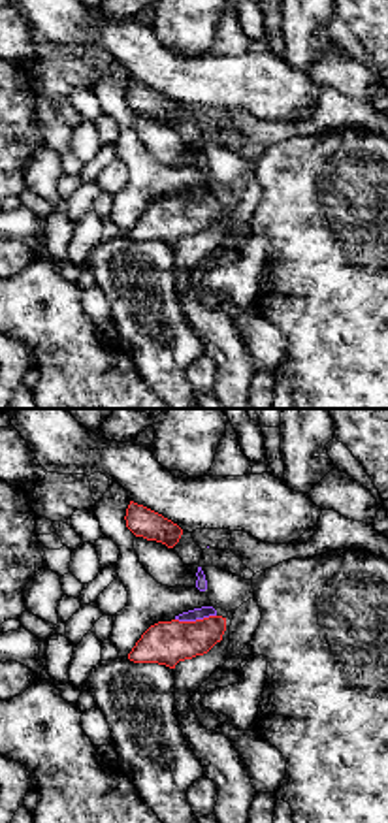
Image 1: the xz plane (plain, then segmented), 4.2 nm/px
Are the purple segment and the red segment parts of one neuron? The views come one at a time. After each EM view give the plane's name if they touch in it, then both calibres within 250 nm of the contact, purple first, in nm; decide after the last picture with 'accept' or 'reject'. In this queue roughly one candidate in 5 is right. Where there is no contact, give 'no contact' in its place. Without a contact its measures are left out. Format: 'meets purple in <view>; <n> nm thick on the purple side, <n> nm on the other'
meets purple in xz; 50 nm thick on the purple side, 190 nm on the other

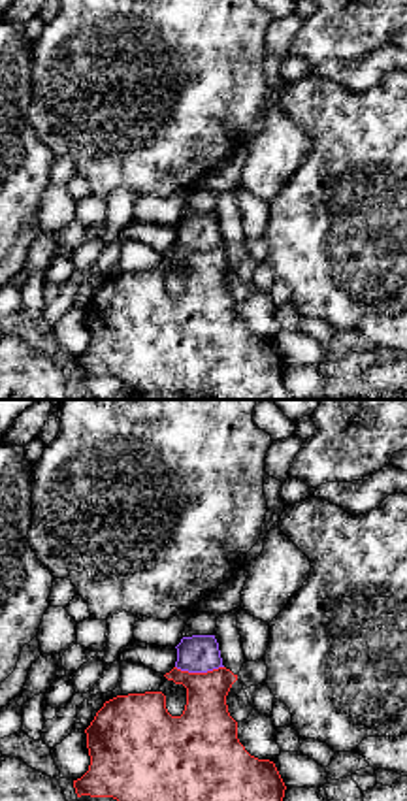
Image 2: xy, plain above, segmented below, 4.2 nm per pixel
meets purple in xy; 160 nm thick on the purple side, 240 nm on the other

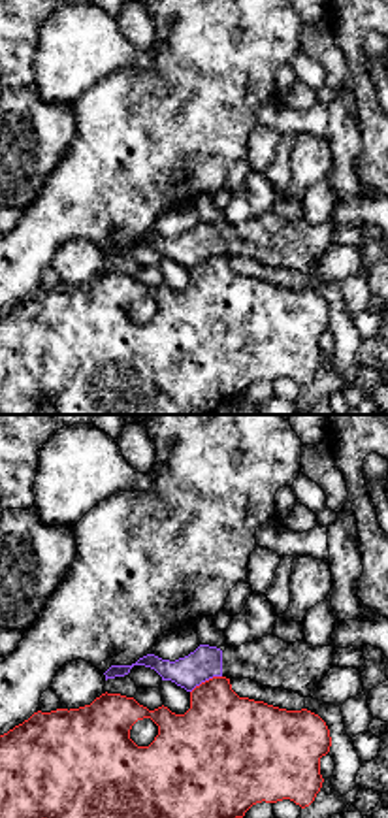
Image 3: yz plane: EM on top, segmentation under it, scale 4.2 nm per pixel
meets purple in yz; 140 nm thick on the purple side, 360 nm on the other

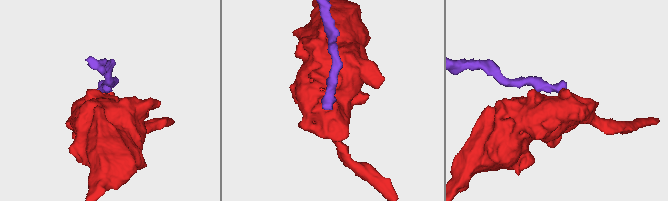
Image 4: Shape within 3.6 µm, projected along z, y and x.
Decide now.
reject

